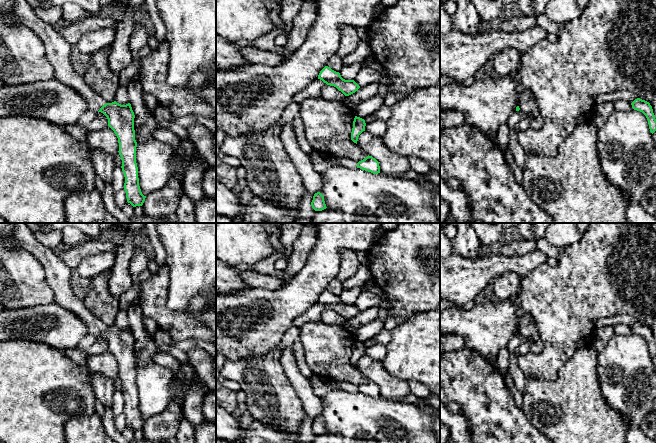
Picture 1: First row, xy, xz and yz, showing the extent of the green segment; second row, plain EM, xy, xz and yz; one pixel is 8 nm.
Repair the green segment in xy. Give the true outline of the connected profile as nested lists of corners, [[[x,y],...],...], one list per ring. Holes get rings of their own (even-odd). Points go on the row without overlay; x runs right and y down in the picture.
[[[15,223],[12,238],[43,265],[46,281],[54,291],[54,302],[76,314],[86,324],[88,335],[101,336],[107,341],[108,350],[118,362],[118,376],[122,384],[121,392],[125,401],[124,414],[127,426],[133,431],[142,430],[146,420],[142,418],[139,410],[135,339],[131,328],[121,329],[116,325],[106,327],[99,317],[91,314],[80,298],[82,291],[74,282],[74,272],[61,261],[57,252],[40,244],[25,223]]]

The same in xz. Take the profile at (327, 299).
[[[325,290],[319,297],[318,302],[310,307],[302,315],[298,316],[293,321],[293,326],[301,328],[304,324],[310,322],[320,321],[321,314],[325,309],[336,311],[345,320],[349,320],[360,312],[354,304],[345,304],[341,301],[339,296],[332,294],[330,291]]]

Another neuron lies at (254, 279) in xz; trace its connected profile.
[[[251,270],[241,271],[240,277],[250,287],[267,288],[271,290],[279,288],[284,283],[283,279],[266,274],[260,274]]]

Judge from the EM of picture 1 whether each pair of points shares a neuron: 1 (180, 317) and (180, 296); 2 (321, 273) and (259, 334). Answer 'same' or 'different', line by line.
1: different
2: same

